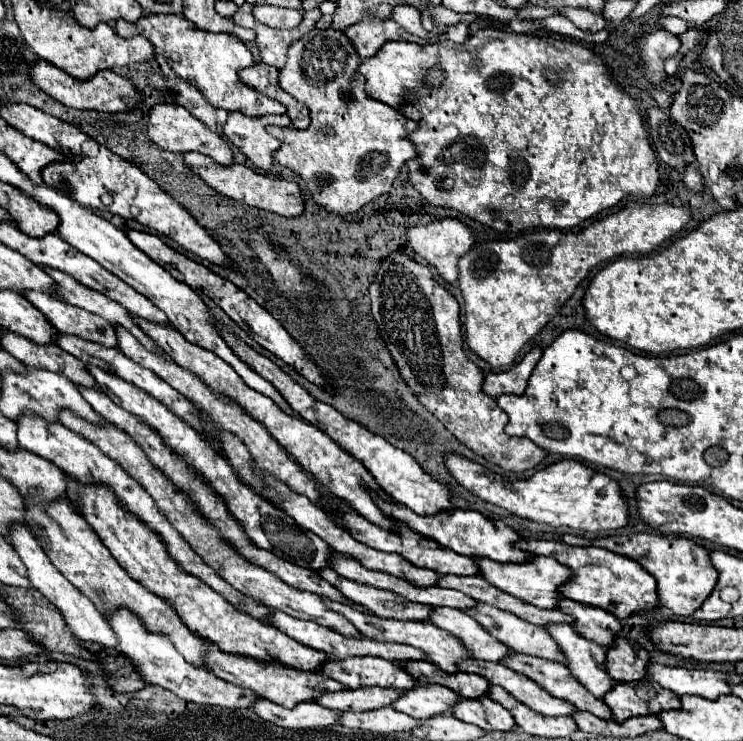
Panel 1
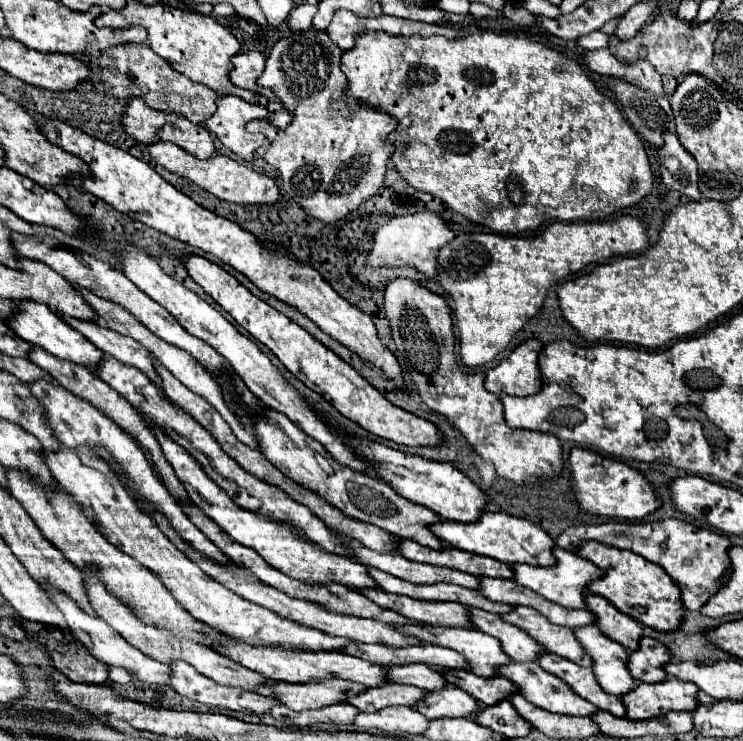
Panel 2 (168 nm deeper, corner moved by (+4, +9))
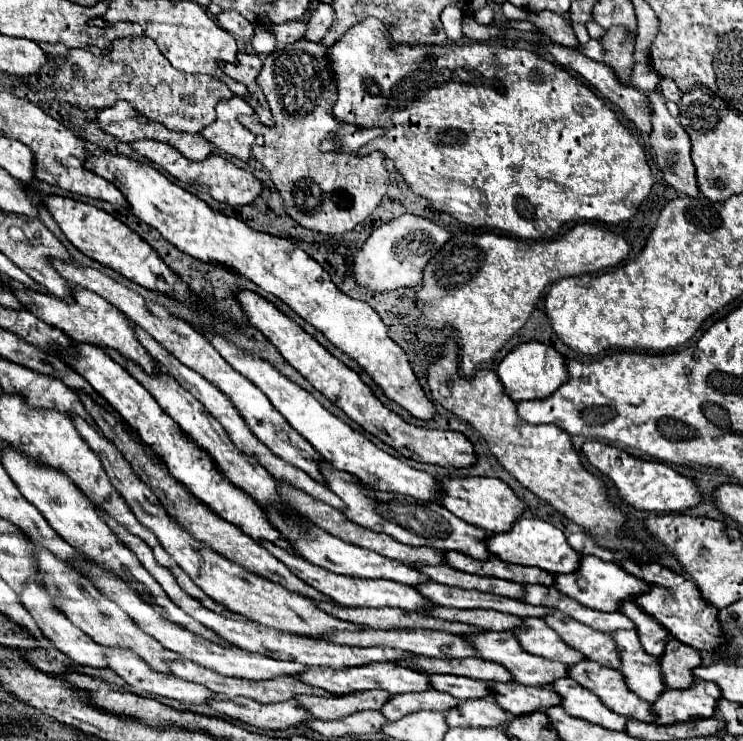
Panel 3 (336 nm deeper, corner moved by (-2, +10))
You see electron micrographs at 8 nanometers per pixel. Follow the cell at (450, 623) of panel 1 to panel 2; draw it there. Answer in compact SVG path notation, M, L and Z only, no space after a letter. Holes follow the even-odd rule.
M470 608L470 618L472 618L472 624L478 630L498 638L502 642L504 652L510 654L510 658L514 662L532 662L532 660L538 658L538 654L548 652L544 646L534 642L534 638L530 638L524 630L506 622L498 614L490 614L490 612L484 612L484 610L478 610L478 608Z

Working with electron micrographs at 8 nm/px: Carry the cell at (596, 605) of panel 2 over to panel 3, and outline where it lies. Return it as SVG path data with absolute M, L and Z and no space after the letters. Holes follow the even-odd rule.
M632 599L620 603L620 613L624 613L628 619L634 621L644 651L646 651L648 655L660 657L660 653L664 651L664 641L666 641L668 631L664 631L654 617L646 615L644 611L640 611L638 605L636 605Z

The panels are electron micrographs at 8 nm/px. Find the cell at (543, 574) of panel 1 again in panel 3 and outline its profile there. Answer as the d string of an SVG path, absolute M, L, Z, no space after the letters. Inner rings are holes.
M580 557L580 567L574 573L560 573L554 575L554 587L564 593L566 597L578 601L584 607L596 609L596 611L618 611L618 603L624 599L632 599L640 593L646 593L644 581L638 577L626 573L622 567L618 567L614 561L602 561L598 557Z

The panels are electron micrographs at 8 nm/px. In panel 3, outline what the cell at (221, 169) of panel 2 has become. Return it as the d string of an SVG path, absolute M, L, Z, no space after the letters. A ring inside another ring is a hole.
M136 141L132 143L132 147L148 157L150 161L154 161L156 165L160 165L164 171L168 171L172 177L176 177L178 181L194 187L196 191L202 191L202 193L208 193L210 197L218 199L220 203L228 203L232 207L236 205L248 205L252 203L260 193L262 193L262 183L248 171L236 167L234 163L230 163L228 159L224 157L218 157L218 155L210 155L208 159L200 161L200 163L194 163L190 159L186 159L182 153L176 153L174 147L170 147L168 143L160 143L160 141Z

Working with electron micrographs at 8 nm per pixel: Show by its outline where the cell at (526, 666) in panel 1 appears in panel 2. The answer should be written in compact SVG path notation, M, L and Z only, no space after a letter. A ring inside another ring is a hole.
M542 654L538 658L538 664L548 670L550 674L556 674L558 678L562 678L564 682L570 684L570 688L582 696L584 700L592 702L594 706L598 706L600 710L606 710L618 718L626 716L626 708L622 704L622 700L618 696L606 694L602 690L602 686L598 686L598 680L594 678L594 670L592 668L582 668L558 654Z

